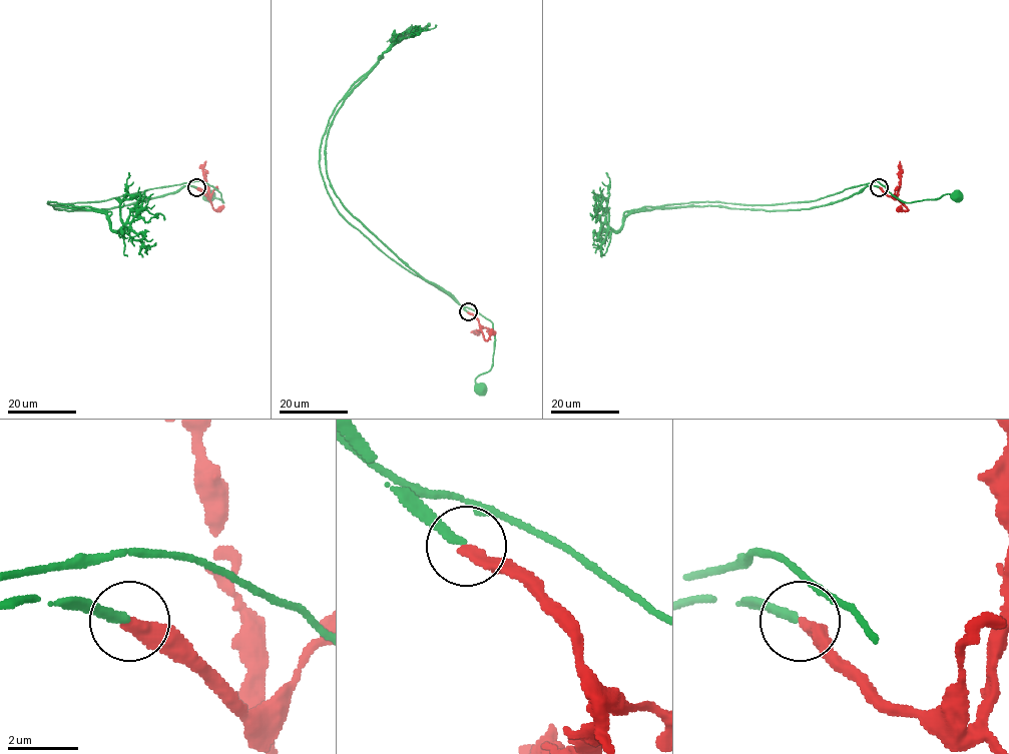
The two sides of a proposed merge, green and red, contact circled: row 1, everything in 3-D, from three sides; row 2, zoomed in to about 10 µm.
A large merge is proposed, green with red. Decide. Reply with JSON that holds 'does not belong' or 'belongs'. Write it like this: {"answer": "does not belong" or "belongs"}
{"answer": "belongs"}

